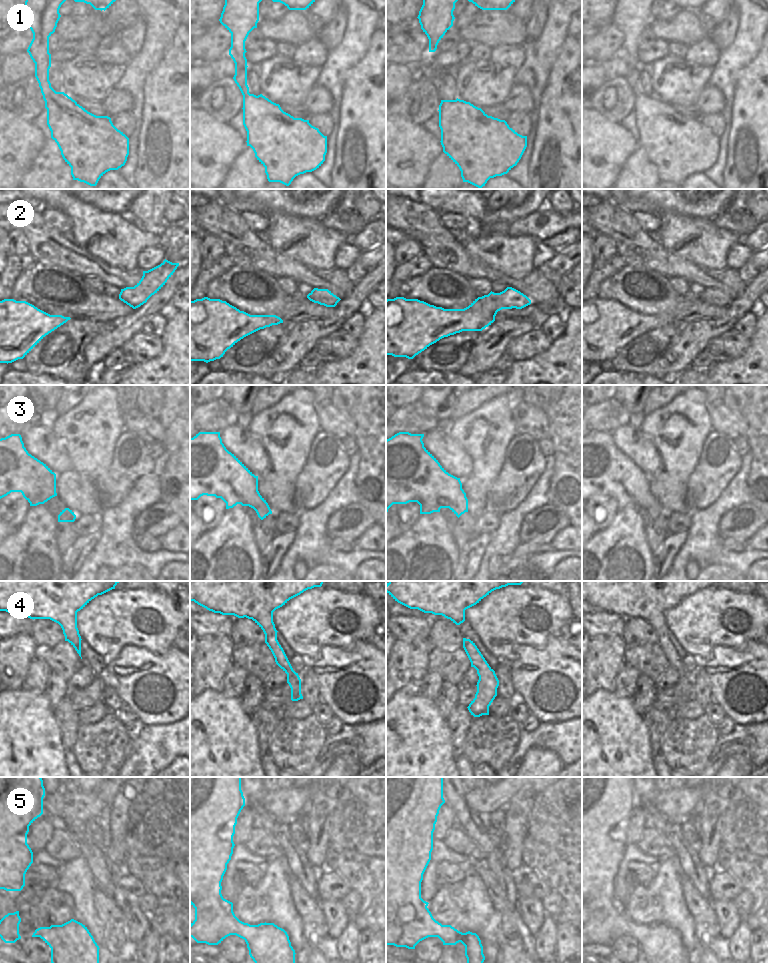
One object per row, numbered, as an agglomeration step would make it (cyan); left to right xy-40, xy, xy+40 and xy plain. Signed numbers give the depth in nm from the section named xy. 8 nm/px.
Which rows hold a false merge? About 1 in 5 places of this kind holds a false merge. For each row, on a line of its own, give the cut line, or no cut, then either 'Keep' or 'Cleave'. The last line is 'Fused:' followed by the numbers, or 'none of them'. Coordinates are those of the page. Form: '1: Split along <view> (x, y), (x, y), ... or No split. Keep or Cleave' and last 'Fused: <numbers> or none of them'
1: No split. Keep
2: No split. Keep
3: No split. Keep
4: No split. Keep
5: No split. Keep
Fused: none of them

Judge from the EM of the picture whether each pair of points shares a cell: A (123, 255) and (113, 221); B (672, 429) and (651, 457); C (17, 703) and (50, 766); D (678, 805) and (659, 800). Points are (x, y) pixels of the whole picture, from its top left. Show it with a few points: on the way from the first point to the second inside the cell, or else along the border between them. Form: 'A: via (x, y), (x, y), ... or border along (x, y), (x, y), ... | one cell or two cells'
A: via (119, 247), (116, 229) | one cell
B: border along (642, 432), (653, 443), (659, 453), (663, 470) | two cells
C: via (17, 719), (17, 731), (34, 750) | one cell
D: via (673, 803), (664, 801) | one cell

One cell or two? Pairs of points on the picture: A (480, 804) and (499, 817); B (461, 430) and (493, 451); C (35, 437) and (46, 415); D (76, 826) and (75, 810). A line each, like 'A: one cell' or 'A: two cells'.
A: two cells
B: one cell
C: two cells
D: two cells

